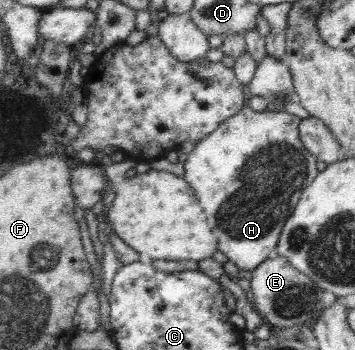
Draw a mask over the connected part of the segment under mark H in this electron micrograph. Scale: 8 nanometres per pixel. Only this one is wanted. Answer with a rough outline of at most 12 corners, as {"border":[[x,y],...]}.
{"border":[[245,104],[184,181],[253,271],[319,174],[301,118]]}

